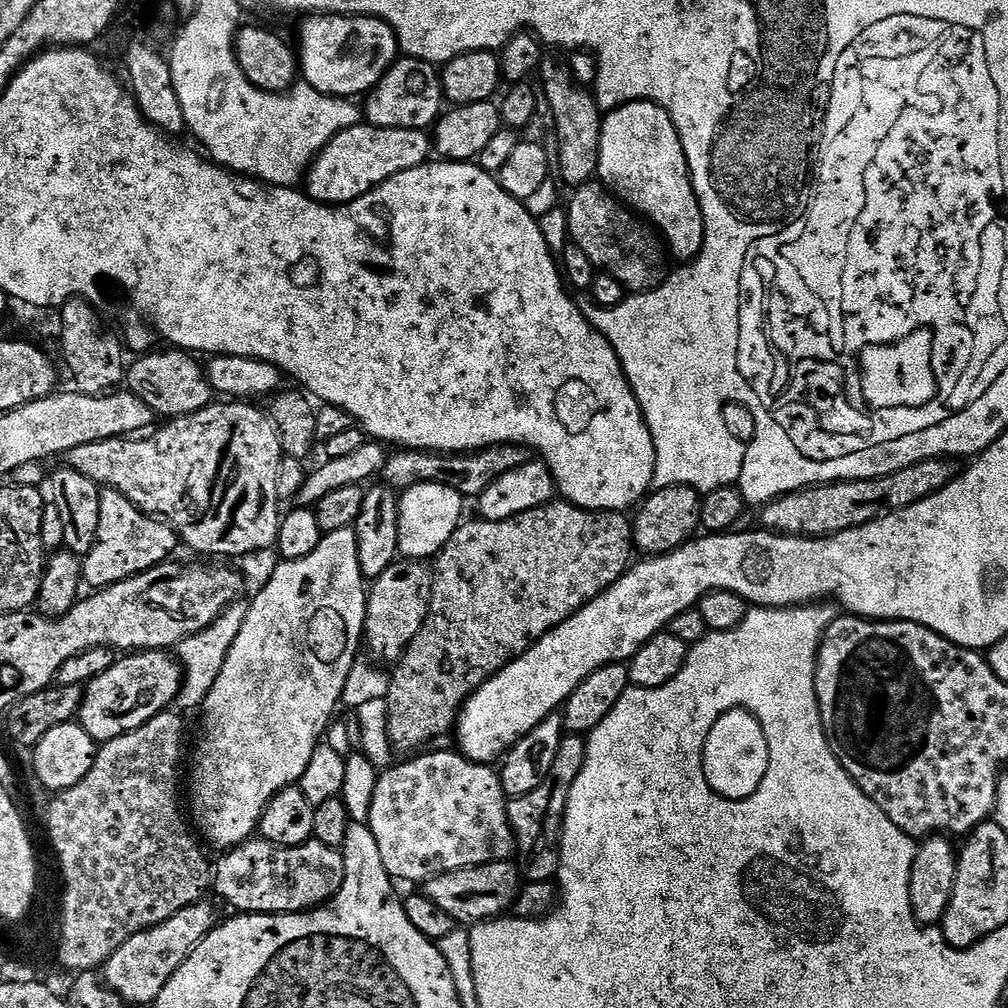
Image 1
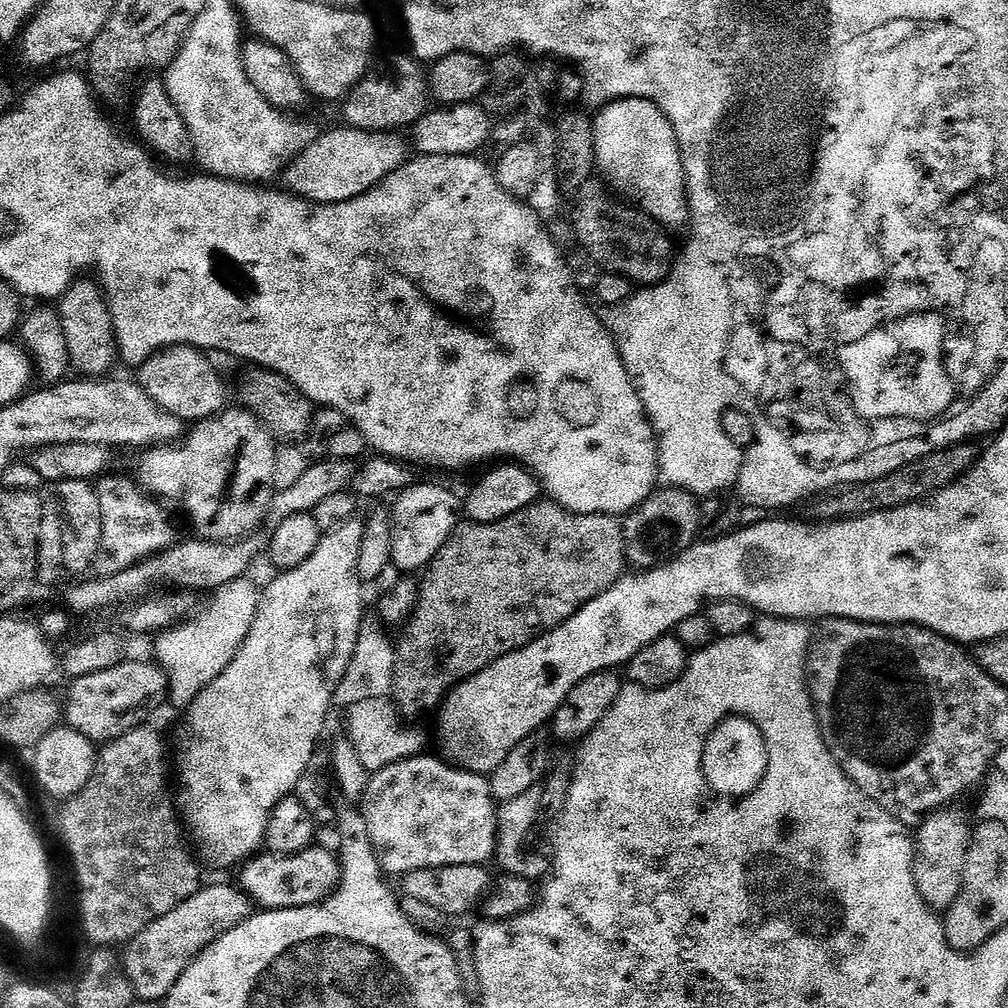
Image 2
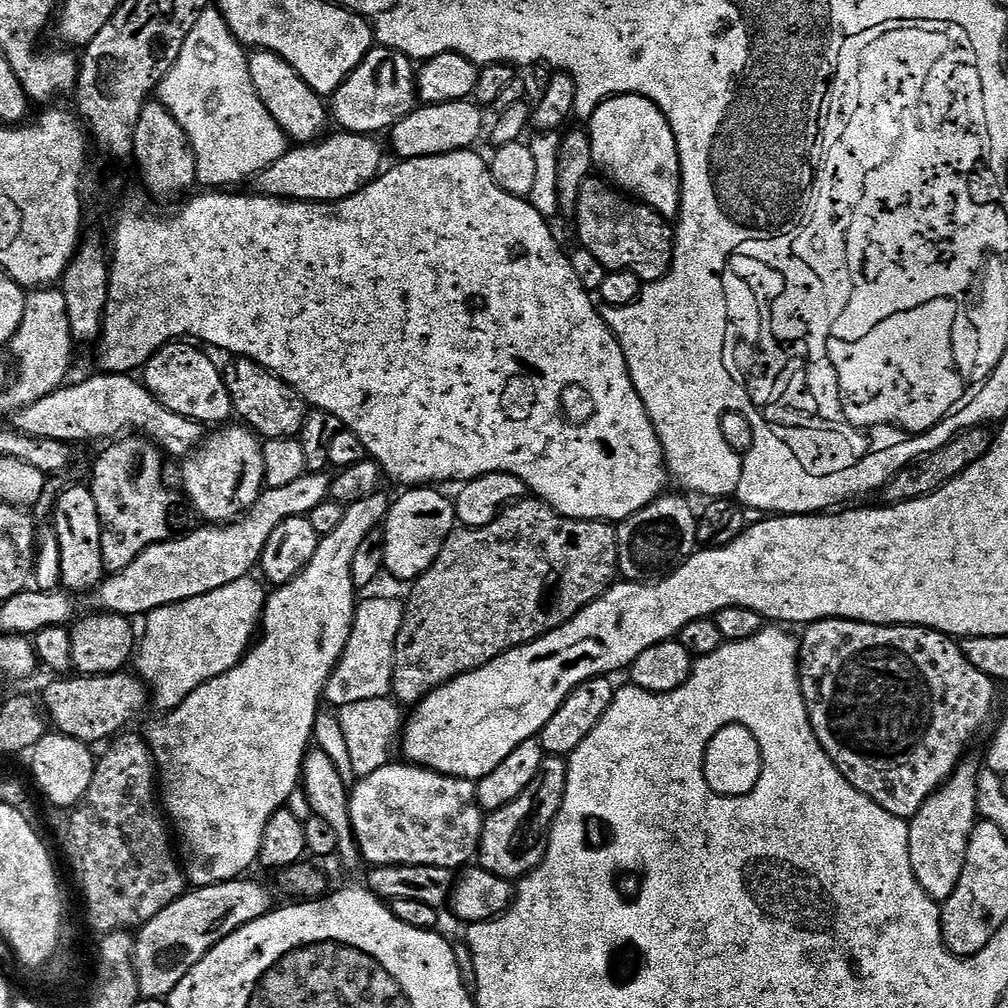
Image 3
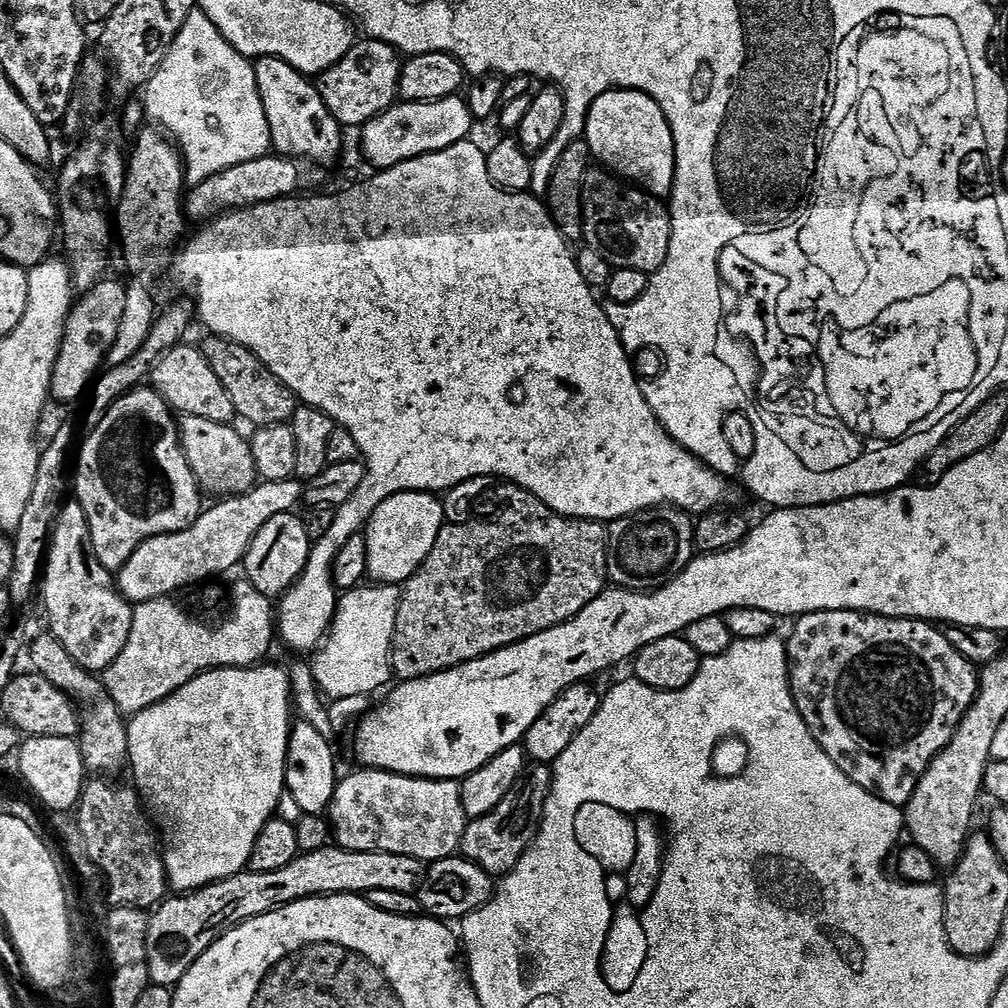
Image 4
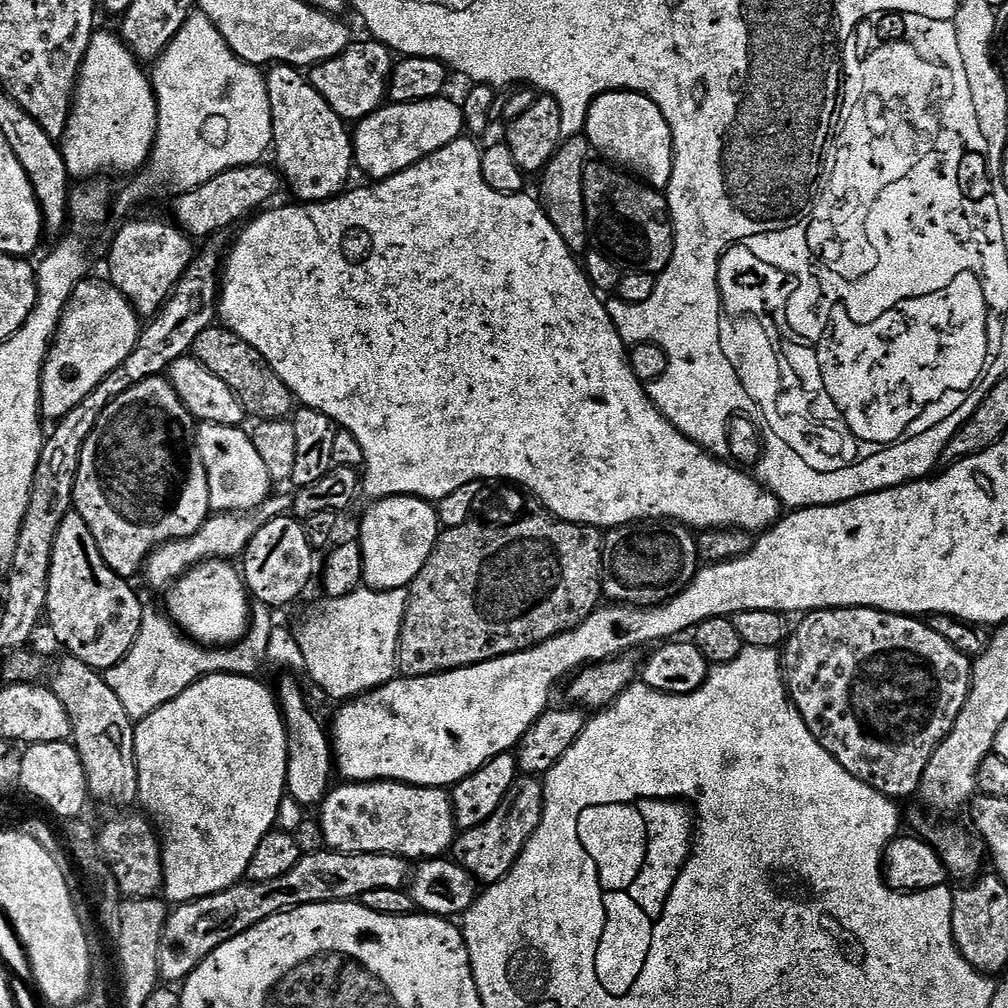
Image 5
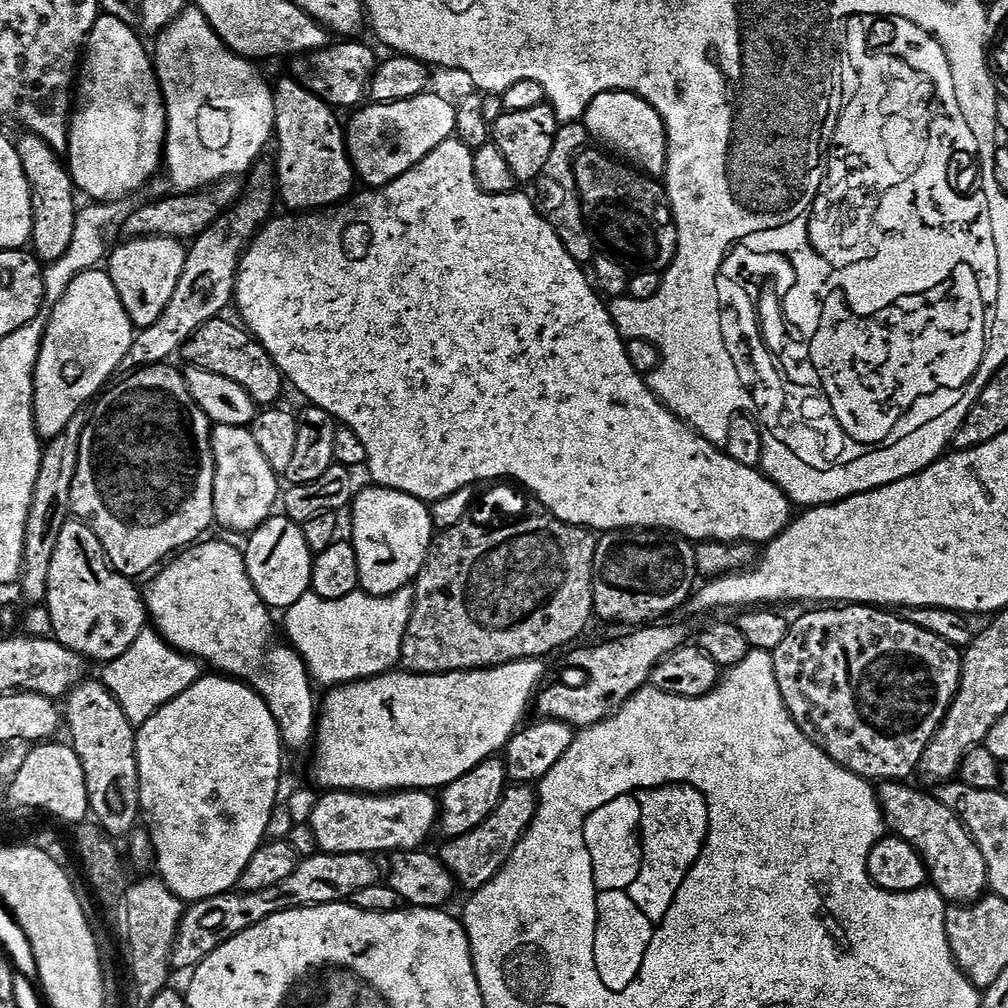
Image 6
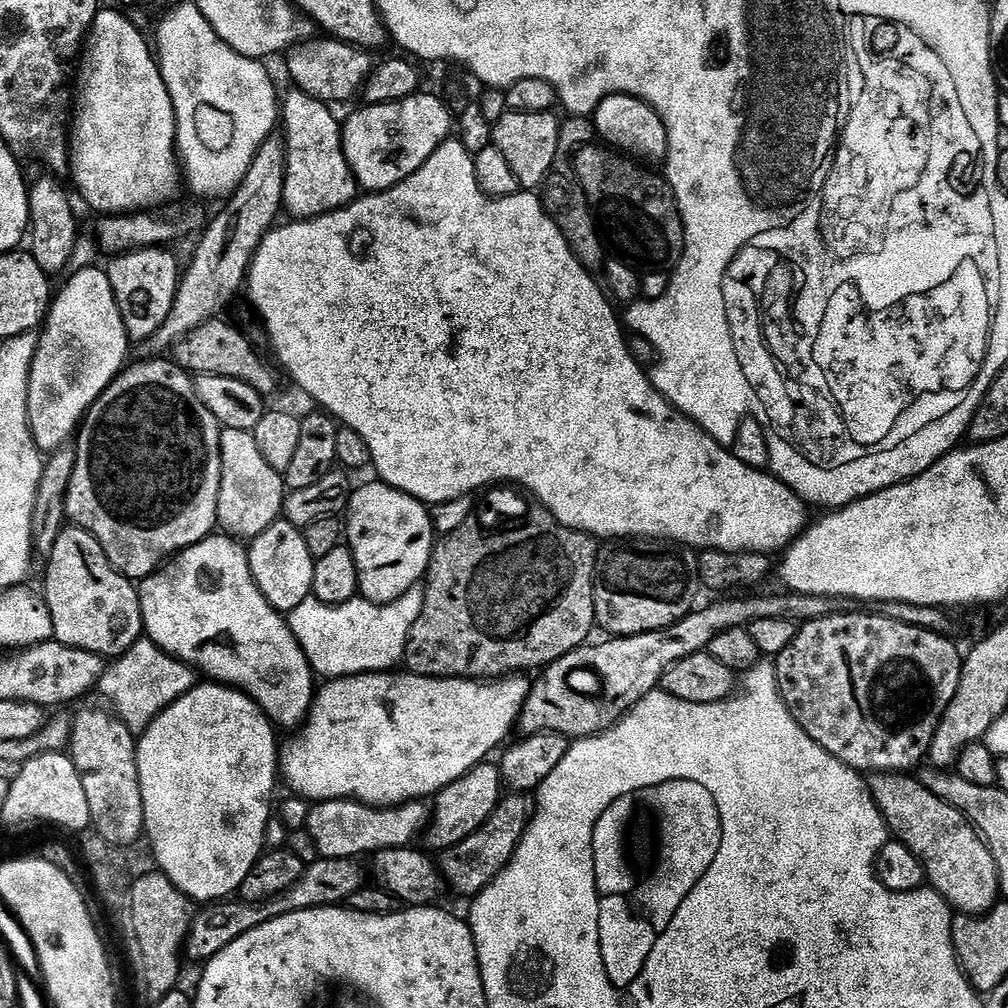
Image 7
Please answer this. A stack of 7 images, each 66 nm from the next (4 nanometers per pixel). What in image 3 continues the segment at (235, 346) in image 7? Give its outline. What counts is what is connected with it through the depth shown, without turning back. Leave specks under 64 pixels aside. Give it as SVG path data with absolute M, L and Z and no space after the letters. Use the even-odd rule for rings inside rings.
M240 358L235 361L236 369L232 376L227 377L228 389L232 391L232 406L237 417L241 416L243 423L251 428L253 432L259 434L264 440L273 440L274 438L296 438L300 431L304 429L304 420L307 418L310 408L299 394L290 387L285 380L268 368L262 367L256 361L247 358Z

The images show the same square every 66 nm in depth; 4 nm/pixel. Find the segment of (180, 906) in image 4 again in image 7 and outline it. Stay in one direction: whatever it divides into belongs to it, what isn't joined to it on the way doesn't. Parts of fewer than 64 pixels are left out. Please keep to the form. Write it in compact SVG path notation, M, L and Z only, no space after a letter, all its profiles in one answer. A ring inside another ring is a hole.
M318 858L312 864L305 867L302 878L290 886L282 894L278 894L269 900L262 900L258 904L241 902L236 898L225 898L219 902L208 902L204 908L195 913L192 917L192 928L188 931L186 941L186 956L199 962L207 962L214 954L218 954L234 938L262 926L279 916L285 916L291 912L301 912L311 908L326 908L329 906L340 906L347 901L348 897L357 892L362 886L360 870L356 866L357 861L351 860L326 860Z

